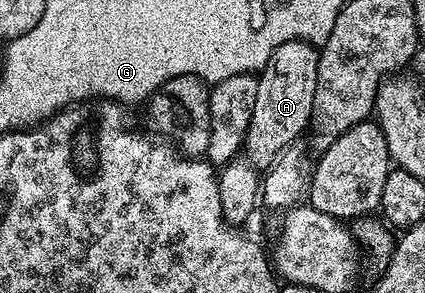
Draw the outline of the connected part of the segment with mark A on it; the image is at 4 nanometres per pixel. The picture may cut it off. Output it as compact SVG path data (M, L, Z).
M286 42L269 56L257 77L257 100L253 100L253 116L243 141L245 158L259 172L266 171L286 146L292 145L303 129L310 127L315 112L317 64L319 50L310 42Z

